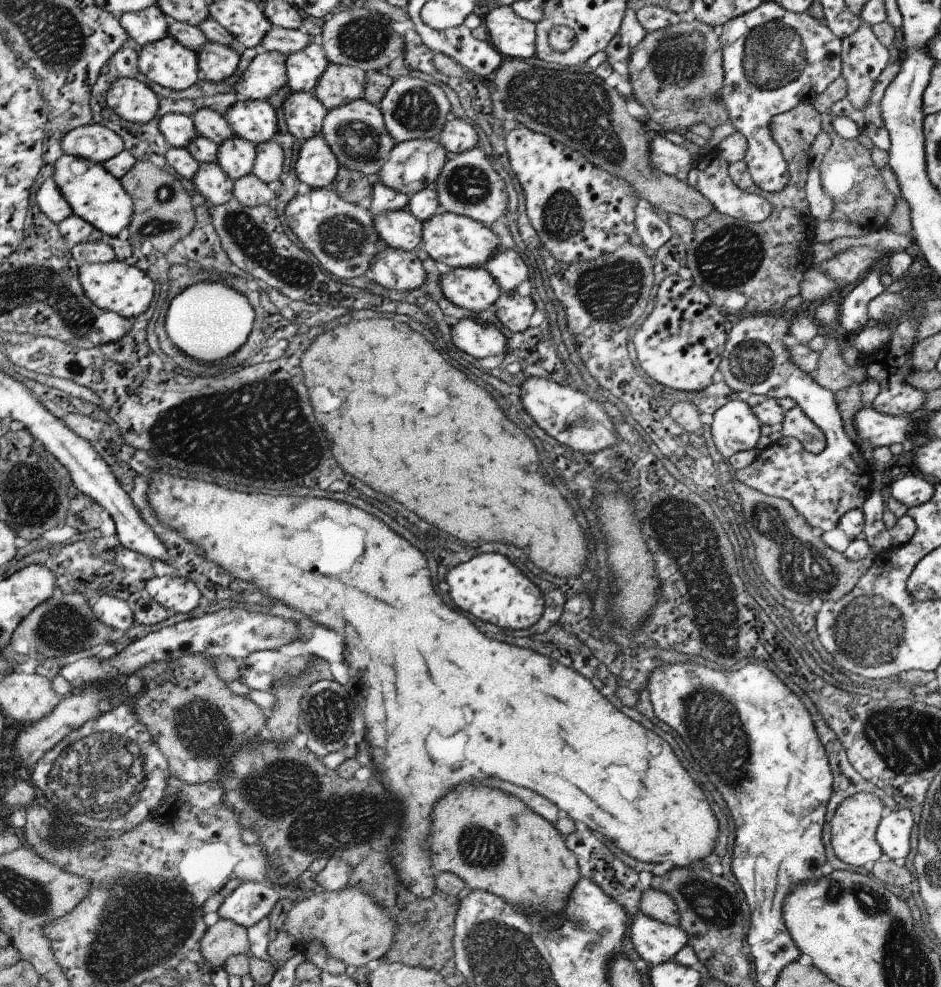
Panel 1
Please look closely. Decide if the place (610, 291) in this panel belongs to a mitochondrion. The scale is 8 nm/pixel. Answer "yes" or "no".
yes

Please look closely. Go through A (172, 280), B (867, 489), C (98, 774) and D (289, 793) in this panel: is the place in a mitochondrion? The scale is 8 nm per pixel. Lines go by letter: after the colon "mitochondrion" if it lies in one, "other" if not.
A: other
B: other
C: mitochondrion
D: mitochondrion

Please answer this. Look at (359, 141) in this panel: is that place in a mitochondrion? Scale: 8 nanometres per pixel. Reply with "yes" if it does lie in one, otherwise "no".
yes

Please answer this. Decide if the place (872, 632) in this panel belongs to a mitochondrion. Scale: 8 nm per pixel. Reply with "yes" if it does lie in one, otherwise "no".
yes

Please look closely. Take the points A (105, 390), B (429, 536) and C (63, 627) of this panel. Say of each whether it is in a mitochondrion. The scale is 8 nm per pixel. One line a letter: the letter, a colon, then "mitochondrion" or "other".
A: other
B: other
C: mitochondrion

